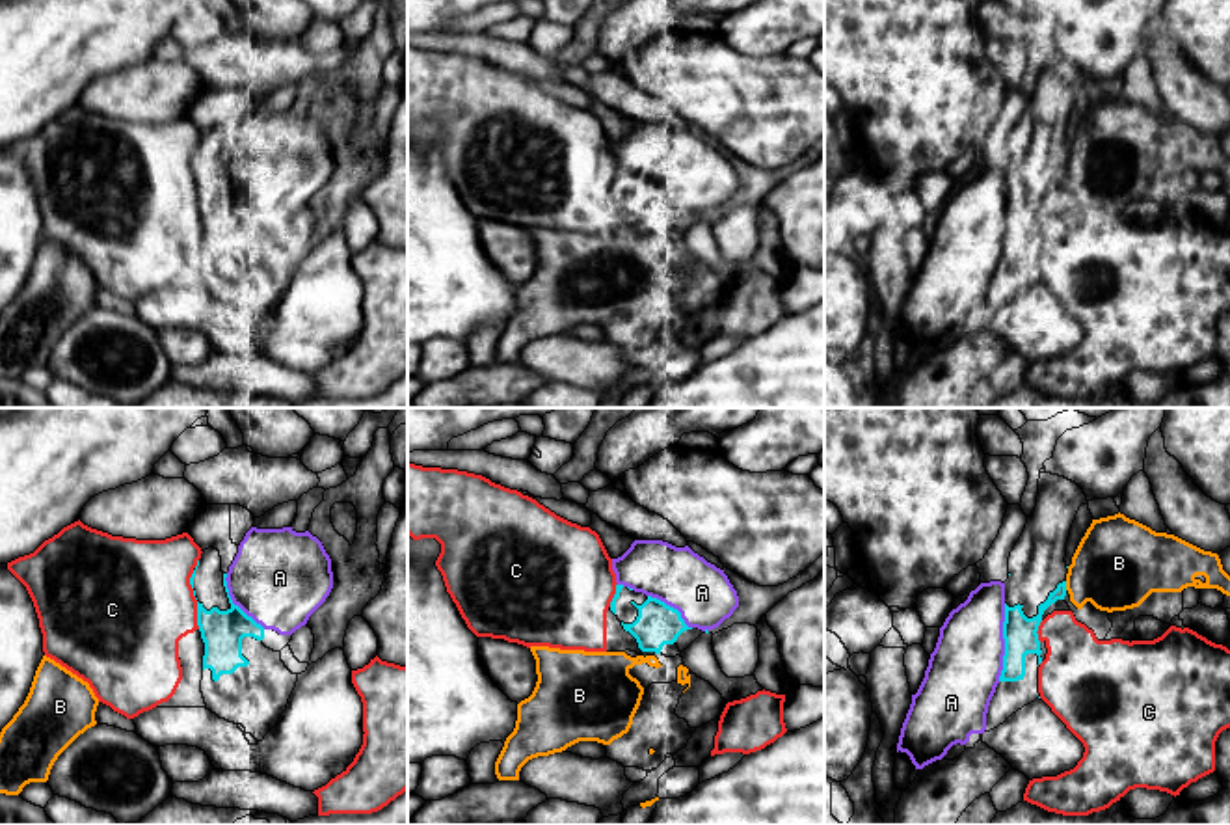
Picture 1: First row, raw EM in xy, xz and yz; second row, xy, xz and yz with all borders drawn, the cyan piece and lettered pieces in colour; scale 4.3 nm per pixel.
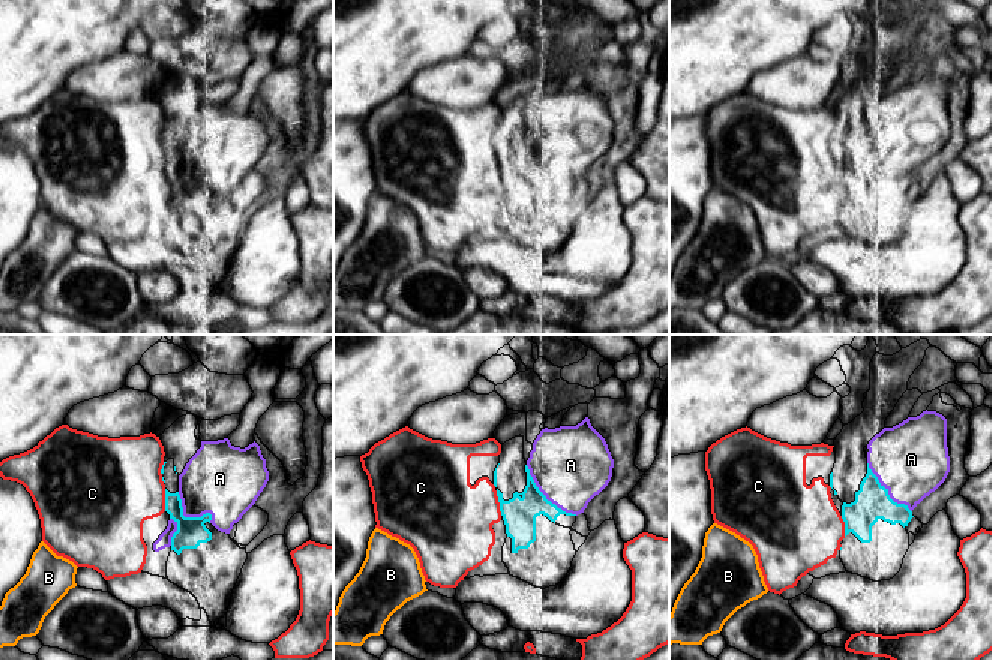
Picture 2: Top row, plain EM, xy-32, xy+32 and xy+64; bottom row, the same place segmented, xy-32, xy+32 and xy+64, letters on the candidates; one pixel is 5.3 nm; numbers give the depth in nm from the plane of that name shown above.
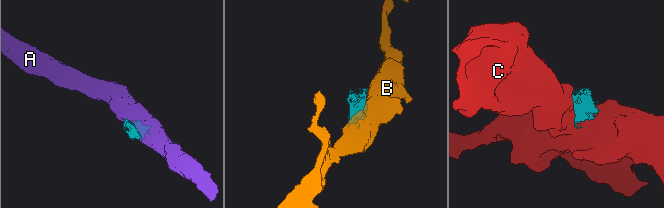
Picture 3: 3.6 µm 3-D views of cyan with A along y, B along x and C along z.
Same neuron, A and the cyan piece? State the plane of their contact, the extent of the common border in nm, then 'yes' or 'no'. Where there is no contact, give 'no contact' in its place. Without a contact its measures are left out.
contact in yz; length 340 nm; no

